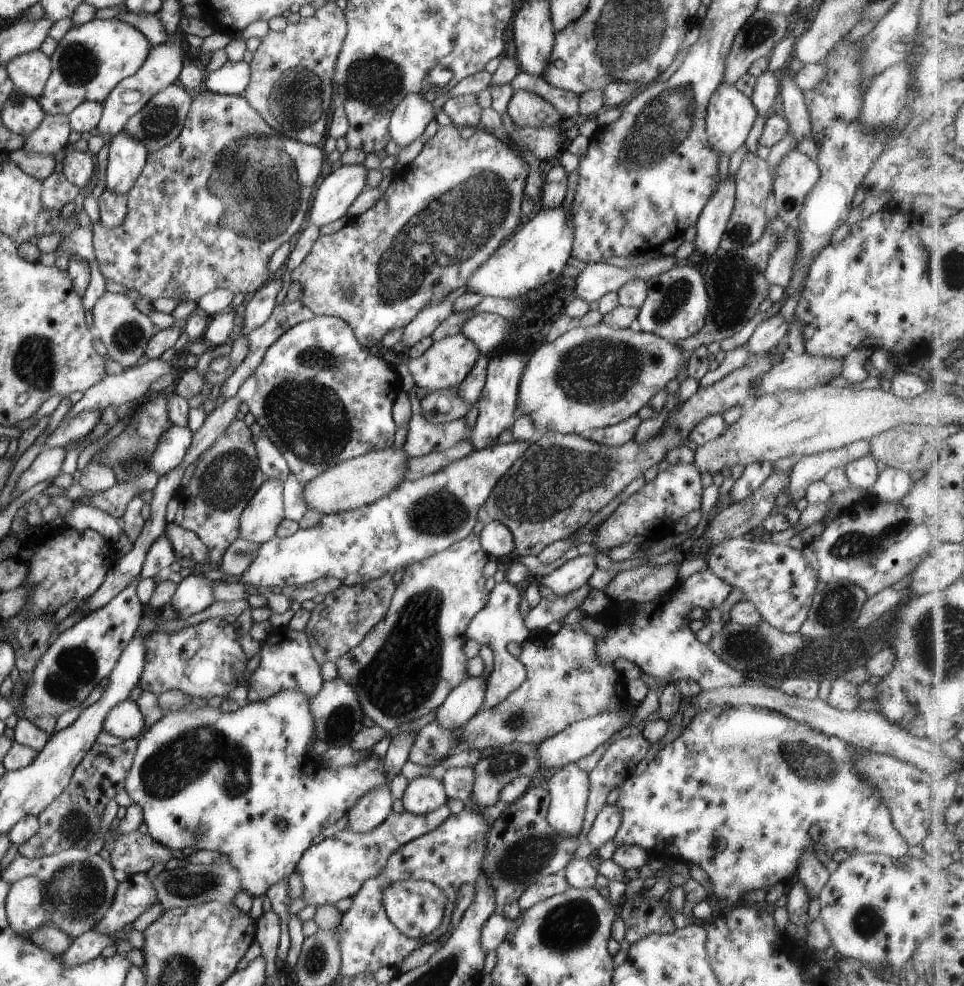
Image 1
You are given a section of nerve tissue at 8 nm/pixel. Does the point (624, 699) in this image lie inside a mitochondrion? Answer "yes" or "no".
no

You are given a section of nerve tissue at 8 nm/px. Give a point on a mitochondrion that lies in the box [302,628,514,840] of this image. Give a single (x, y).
(342, 721)

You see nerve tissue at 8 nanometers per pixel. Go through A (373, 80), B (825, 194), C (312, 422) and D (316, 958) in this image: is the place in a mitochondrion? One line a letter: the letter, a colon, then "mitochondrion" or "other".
A: mitochondrion
B: other
C: mitochondrion
D: mitochondrion

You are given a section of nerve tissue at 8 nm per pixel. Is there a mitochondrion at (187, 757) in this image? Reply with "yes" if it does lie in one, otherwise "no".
yes

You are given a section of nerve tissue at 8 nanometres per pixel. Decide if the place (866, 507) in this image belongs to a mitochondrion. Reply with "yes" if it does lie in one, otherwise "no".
yes

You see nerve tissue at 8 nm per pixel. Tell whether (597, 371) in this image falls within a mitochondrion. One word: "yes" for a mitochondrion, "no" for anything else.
yes

